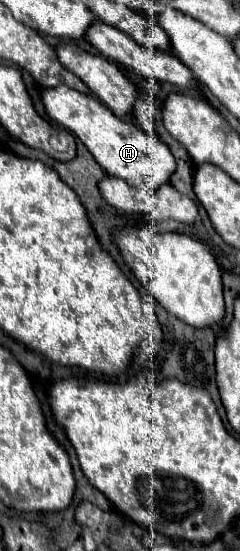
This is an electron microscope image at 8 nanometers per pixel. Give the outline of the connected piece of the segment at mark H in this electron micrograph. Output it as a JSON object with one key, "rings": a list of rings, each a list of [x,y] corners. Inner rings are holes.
{"rings":[[[57,85],[43,91],[43,103],[49,119],[75,133],[107,175],[119,177],[133,187],[147,185],[157,189],[159,185],[169,183],[169,177],[175,173],[175,157],[157,135],[151,135],[133,121],[115,117],[99,99],[83,95],[67,85]]]}

